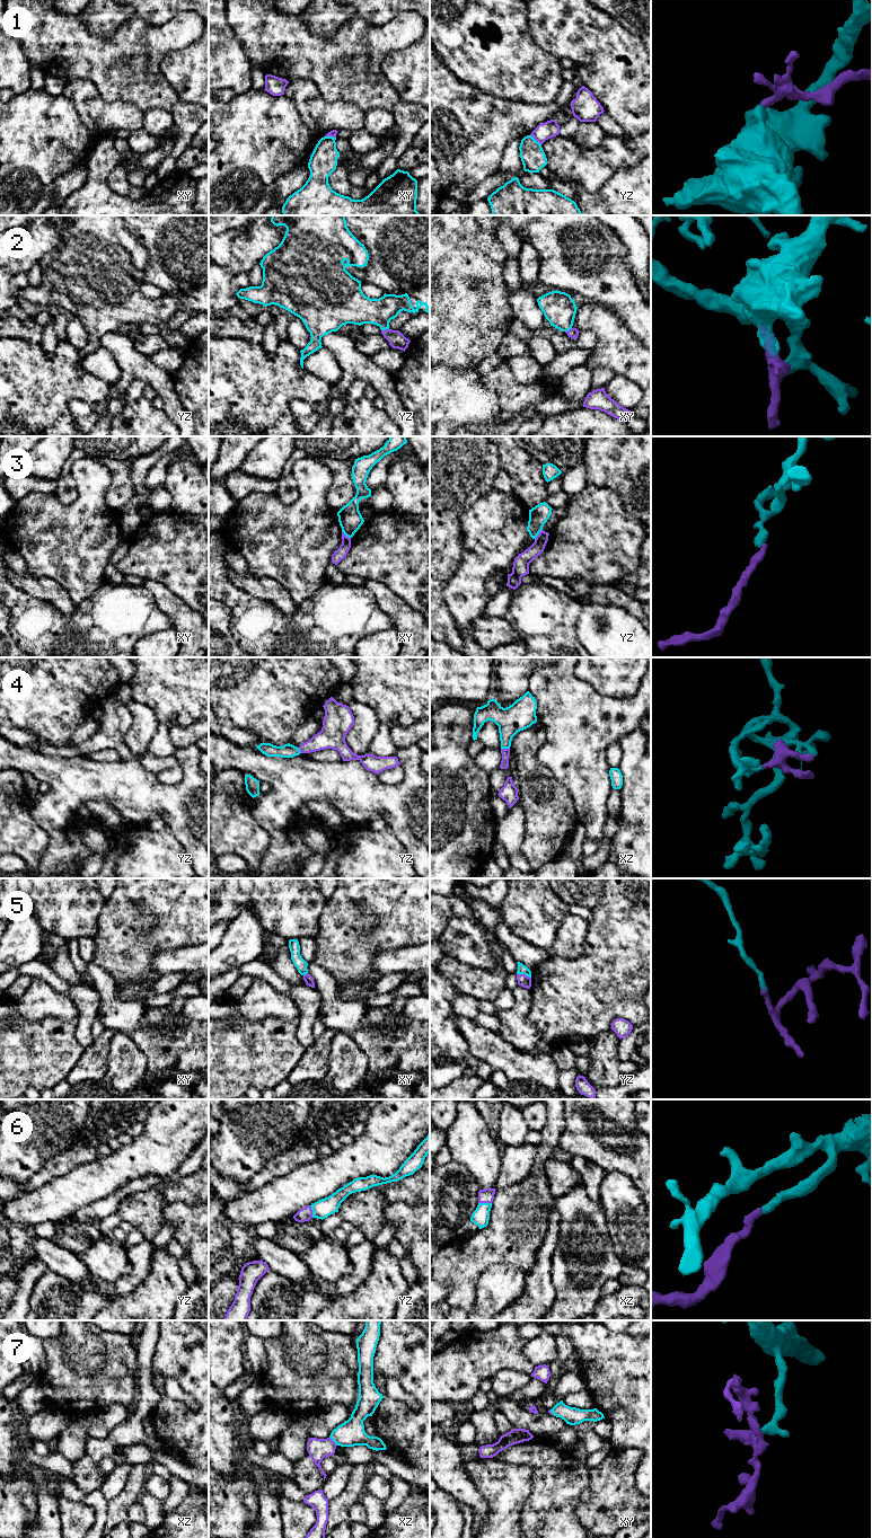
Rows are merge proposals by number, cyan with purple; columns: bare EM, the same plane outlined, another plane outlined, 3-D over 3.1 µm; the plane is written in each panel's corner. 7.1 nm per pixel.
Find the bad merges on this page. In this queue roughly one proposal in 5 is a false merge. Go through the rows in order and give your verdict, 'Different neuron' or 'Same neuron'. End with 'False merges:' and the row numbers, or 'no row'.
1: Different neuron
2: Same neuron
3: Different neuron
4: Same neuron
5: Same neuron
6: Same neuron
7: Same neuron
False merges: 1, 3

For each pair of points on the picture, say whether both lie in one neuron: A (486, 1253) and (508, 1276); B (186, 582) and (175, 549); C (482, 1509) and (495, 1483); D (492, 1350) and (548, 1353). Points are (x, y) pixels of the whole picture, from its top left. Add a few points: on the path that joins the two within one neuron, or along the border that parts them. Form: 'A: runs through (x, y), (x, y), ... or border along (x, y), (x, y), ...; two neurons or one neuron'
A: border along (522, 1269), (493, 1264), (477, 1281); two neurons
B: runs through (186, 574), (185, 559), (183, 557); one neuron
C: border along (470, 1479), (486, 1504), (486, 1518), (482, 1526); two neurons
D: border along (525, 1340), (523, 1354), (535, 1366); two neurons

